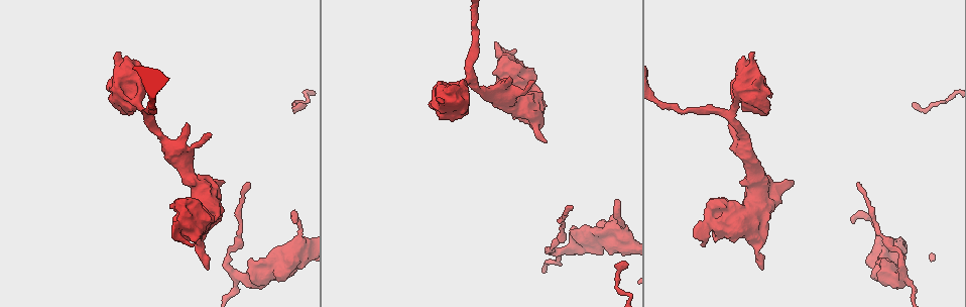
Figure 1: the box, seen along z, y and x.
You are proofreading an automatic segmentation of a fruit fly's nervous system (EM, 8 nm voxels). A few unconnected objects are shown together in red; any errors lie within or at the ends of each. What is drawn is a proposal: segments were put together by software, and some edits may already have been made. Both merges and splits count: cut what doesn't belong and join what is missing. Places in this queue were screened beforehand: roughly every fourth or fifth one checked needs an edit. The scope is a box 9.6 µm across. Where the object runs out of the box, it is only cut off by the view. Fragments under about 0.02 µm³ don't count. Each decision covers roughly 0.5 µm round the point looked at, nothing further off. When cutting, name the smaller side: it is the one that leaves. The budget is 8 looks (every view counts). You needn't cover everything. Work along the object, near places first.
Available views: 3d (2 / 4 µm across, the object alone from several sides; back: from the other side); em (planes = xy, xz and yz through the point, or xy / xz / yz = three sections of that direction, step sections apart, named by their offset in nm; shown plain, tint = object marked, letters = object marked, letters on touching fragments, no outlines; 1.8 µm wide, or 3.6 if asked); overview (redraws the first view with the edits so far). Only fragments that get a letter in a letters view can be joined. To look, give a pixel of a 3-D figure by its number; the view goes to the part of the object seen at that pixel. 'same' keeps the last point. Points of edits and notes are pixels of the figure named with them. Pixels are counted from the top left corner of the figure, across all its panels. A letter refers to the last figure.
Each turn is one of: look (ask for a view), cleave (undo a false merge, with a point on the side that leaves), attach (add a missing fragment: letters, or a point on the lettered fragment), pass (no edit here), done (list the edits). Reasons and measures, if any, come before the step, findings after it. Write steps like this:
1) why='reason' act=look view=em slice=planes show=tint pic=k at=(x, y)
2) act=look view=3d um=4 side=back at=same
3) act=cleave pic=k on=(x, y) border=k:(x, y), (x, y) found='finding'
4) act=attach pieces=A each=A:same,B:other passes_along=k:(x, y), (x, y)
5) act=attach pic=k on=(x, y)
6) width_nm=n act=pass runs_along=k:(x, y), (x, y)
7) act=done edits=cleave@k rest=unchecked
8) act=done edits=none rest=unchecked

why='three arms meet' act=look view=em slice=xz step=8 show=plain pic=1 at=(620, 236)

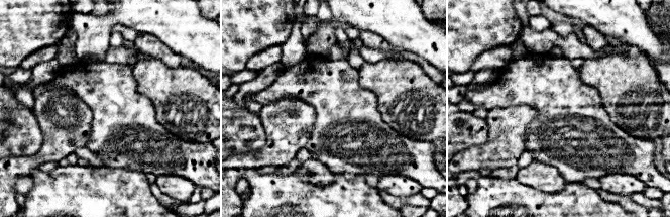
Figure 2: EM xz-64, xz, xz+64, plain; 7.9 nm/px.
why='see the neighbours' act=look view=em slice=xz step=8 show=letters at=same

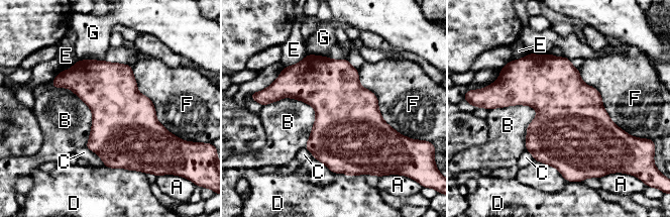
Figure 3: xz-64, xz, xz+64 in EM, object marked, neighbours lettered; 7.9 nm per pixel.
act=pass each=A:other,B:other,C:other,D:other,E:other,F:other,G:other border=3:(264, 104), (314, 109), (305, 146) found='one cell here'

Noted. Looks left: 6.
why='thick end' act=look view=em um=3.6 slice=xz step=4 show=letters pic=1 at=(520, 63)

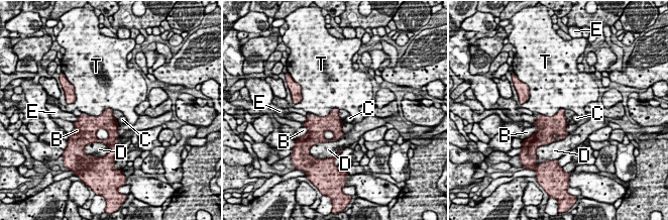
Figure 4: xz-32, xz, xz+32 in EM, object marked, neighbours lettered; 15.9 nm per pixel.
act=pass each=B:other,C:other,D:other,E:other,T:other border=4:(565, 109), (551, 116), (542, 115) found='no lettered fragment goes on from it'

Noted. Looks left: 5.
why='free end' act=look view=em slice=xy step=8 show=letters pic=1 at=(116, 107)

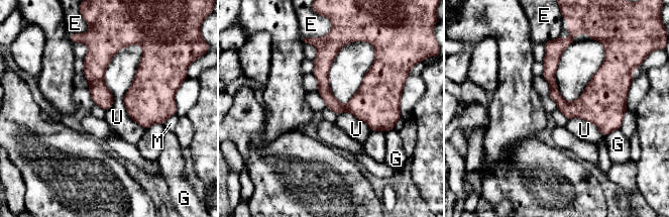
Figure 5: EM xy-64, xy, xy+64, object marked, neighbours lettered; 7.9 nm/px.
act=pass each=E:other,G:other,M:other,U:other found='no lettered fragment goes on from it'

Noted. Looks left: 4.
act=done edits=none rest=unchecked

